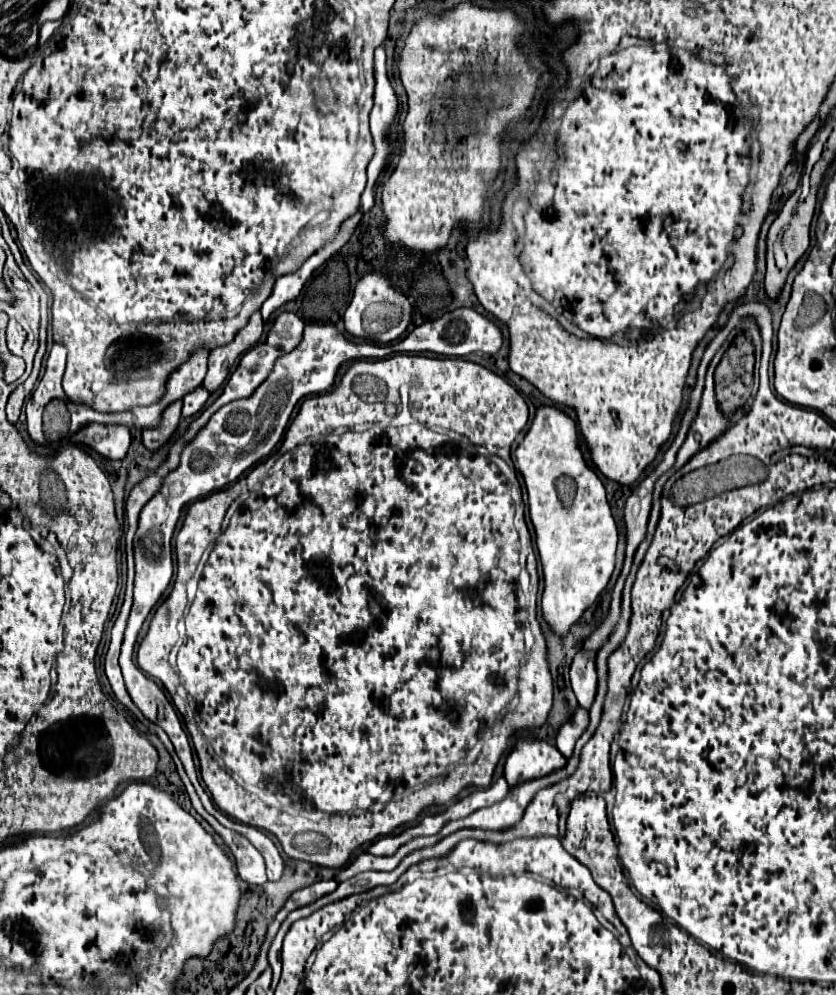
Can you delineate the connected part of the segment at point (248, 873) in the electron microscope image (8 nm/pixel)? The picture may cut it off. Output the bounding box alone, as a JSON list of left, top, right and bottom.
[217,826,267,884]

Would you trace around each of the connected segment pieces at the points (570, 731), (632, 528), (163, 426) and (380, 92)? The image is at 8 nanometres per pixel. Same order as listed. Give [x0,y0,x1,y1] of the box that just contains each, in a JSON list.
[[557,708,589,758],[625,438,683,556],[143,402,181,452],[361,46,397,214]]

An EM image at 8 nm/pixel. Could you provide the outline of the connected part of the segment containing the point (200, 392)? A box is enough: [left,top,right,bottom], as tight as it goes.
[183,386,209,418]

